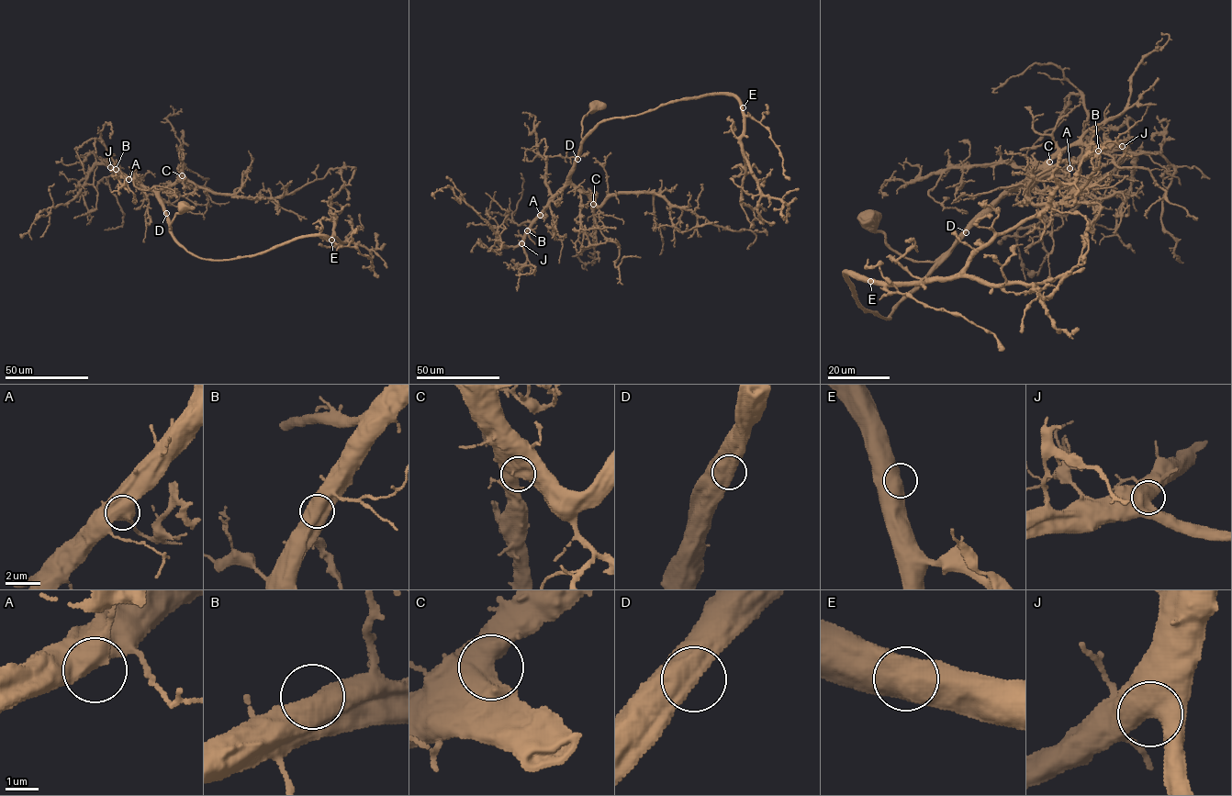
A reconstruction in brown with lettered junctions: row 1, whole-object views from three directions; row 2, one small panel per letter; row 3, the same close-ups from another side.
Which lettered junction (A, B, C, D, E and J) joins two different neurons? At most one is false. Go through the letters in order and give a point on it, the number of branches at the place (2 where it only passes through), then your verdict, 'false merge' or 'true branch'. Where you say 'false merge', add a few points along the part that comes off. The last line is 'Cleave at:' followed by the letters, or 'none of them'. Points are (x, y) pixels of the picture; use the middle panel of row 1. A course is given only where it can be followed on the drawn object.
A: place (540, 215); branches 1; true branch
B: place (527, 230); branches 1; true branch
C: place (593, 204); branches 1; true branch
D: place (577, 159); branches 1; true branch
E: place (743, 107); branches 1; true branch
J: place (521, 243); branches 1; true branch
Cleave at: none of them

